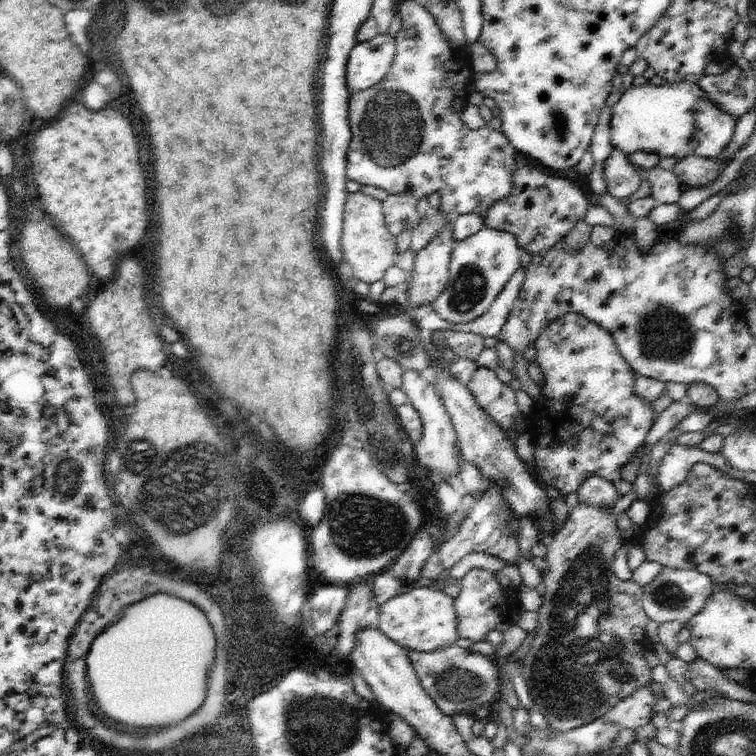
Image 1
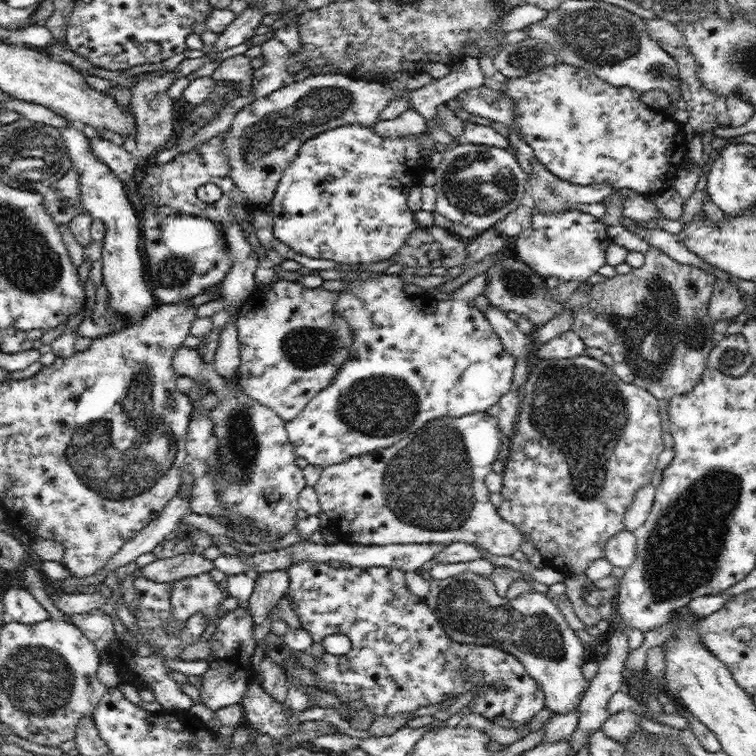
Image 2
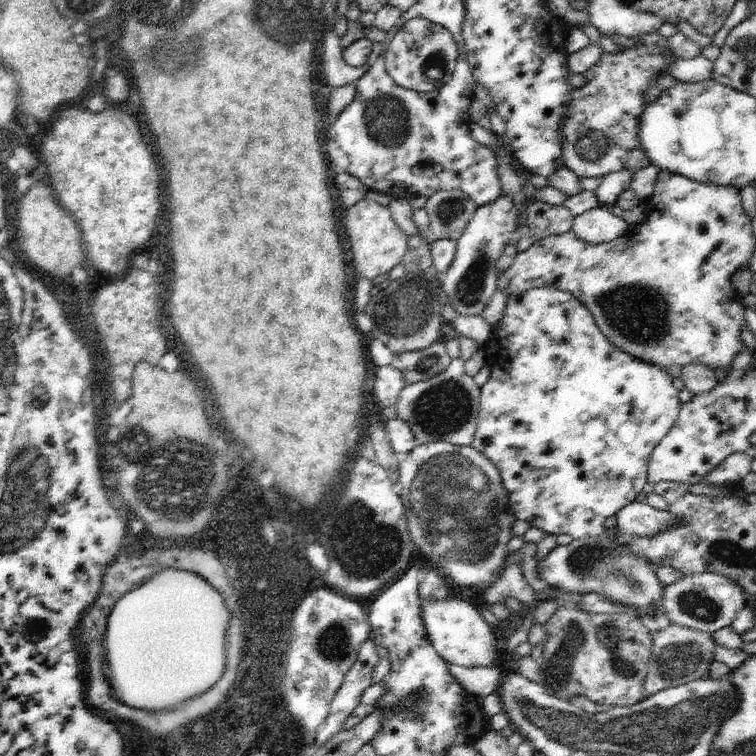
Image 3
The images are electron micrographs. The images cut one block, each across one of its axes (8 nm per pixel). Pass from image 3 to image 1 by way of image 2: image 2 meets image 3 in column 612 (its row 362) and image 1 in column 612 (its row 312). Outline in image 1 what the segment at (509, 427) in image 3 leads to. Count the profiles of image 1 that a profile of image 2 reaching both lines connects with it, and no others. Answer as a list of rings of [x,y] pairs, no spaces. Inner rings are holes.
[[[569,312],[567,316],[547,324],[533,342],[533,348],[535,364],[543,374],[543,386],[539,388],[541,398],[531,404],[531,414],[523,414],[525,432],[531,436],[535,448],[535,474],[531,474],[531,478],[537,482],[537,486],[549,484],[563,496],[577,492],[577,488],[581,488],[589,476],[599,476],[607,482],[623,480],[621,468],[637,458],[639,448],[645,444],[645,436],[657,422],[657,414],[653,410],[655,404],[637,396],[637,374],[619,354],[611,334],[589,318],[577,312]]]

